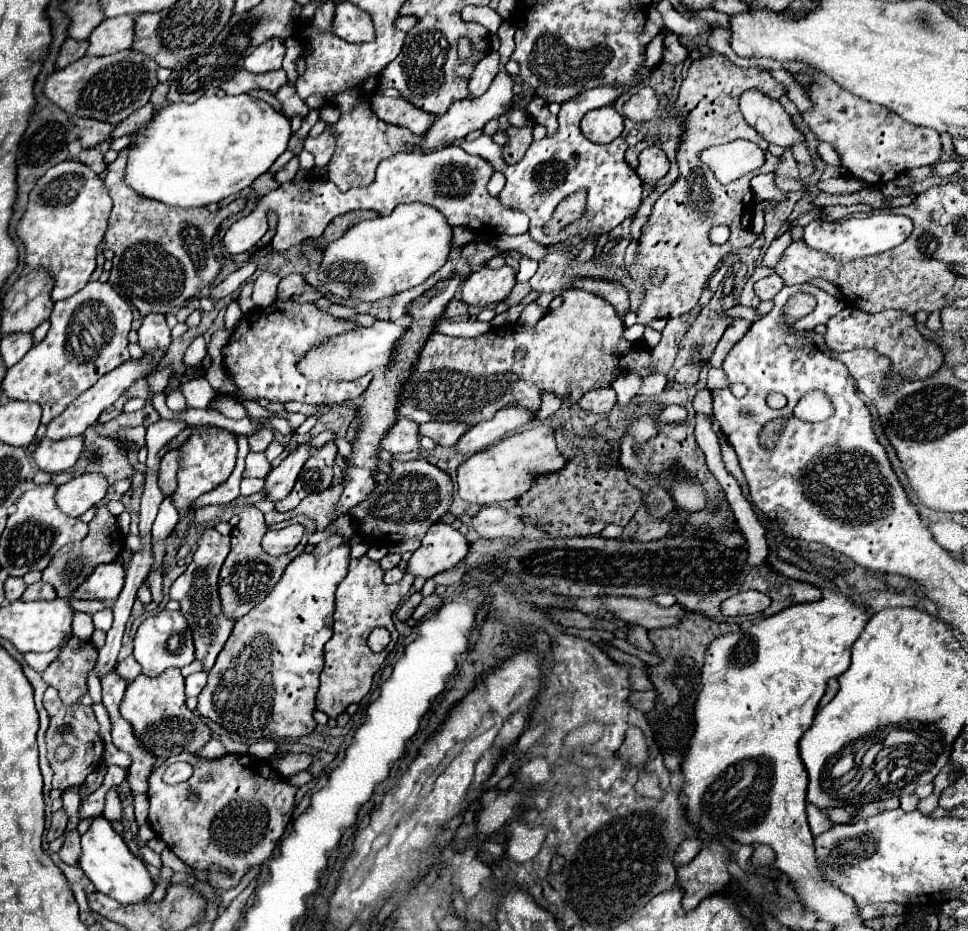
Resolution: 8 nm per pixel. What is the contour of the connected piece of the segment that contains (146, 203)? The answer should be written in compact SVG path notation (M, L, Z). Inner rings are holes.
M128 149L118 153L118 159L106 167L104 177L104 185L114 201L103 243L103 251L111 249L114 252L114 265L108 281L132 301L142 317L148 313L166 315L176 307L182 307L182 303L194 297L200 289L214 283L220 273L220 263L212 253L212 235L226 217L240 213L246 207L246 199L238 197L216 213L210 213L206 207L168 207L132 193L124 183L126 159Z

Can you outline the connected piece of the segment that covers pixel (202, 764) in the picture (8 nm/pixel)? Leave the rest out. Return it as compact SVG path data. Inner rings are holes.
M180 753L168 757L150 775L148 823L176 857L194 869L208 871L210 885L224 891L236 887L250 867L262 865L272 857L272 851L290 823L296 791L298 787L282 777L268 761L252 755L200 759L192 753ZM176 761L188 761L194 767L194 775L178 785L162 783L162 773ZM152 787L168 789L152 791ZM190 795L196 795L196 799L190 799ZM212 865L226 867L232 875L226 877L212 871Z

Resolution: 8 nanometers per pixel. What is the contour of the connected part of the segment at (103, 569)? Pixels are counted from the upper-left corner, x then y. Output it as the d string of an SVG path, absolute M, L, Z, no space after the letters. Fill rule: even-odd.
M120 561L98 565L94 573L72 593L74 599L112 599L120 595L124 587L124 565Z

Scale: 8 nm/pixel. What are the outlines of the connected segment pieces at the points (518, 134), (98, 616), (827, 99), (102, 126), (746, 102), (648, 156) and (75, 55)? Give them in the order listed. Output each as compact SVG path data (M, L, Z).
M510 125L504 133L506 133L508 141L502 145L502 159L508 165L518 163L524 157L524 153L528 151L530 143L532 143L532 127L514 127L514 125Z
M104 609L93 615L93 624L96 629L107 632L113 623L113 613L111 609Z
M809 70L809 74L816 79L816 83L810 87L814 109L802 117L816 133L818 141L828 141L836 147L842 159L842 167L846 167L856 179L862 179L868 185L882 185L906 169L934 165L940 161L942 143L938 131L930 127L916 127L904 121L900 115L884 109L882 105L848 93L824 73Z
M72 117L72 123L76 127L80 127L80 145L84 149L90 149L90 147L96 147L98 143L110 139L110 133L112 133L112 125L108 123L102 123L102 121L92 121L92 119L84 119L84 117Z
M746 91L740 97L740 109L744 119L772 145L794 147L804 141L804 133L796 129L792 117L778 101L758 93Z
M648 147L640 153L640 165L636 169L638 177L642 179L642 183L646 185L656 185L670 169L670 163L664 155L664 151L660 147Z
M66 39L60 53L58 53L58 59L56 59L56 69L64 69L66 65L70 65L72 61L78 61L80 57L86 55L86 49L88 49L88 41L76 41L76 39Z

